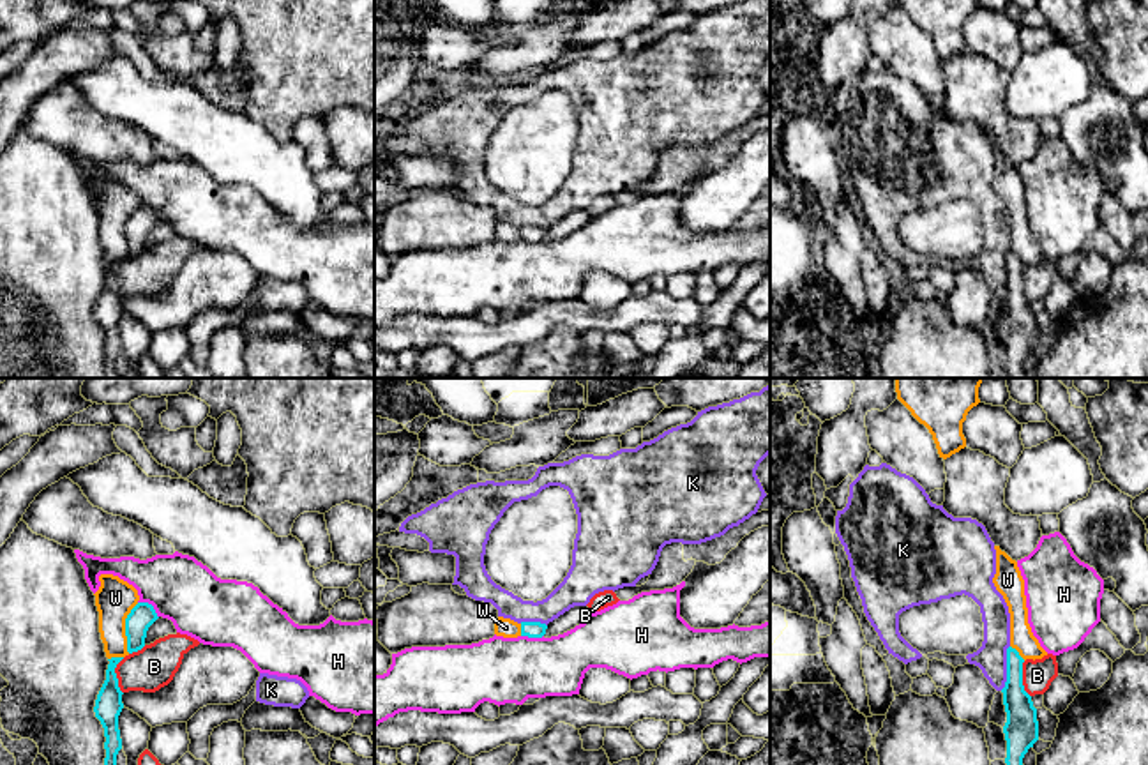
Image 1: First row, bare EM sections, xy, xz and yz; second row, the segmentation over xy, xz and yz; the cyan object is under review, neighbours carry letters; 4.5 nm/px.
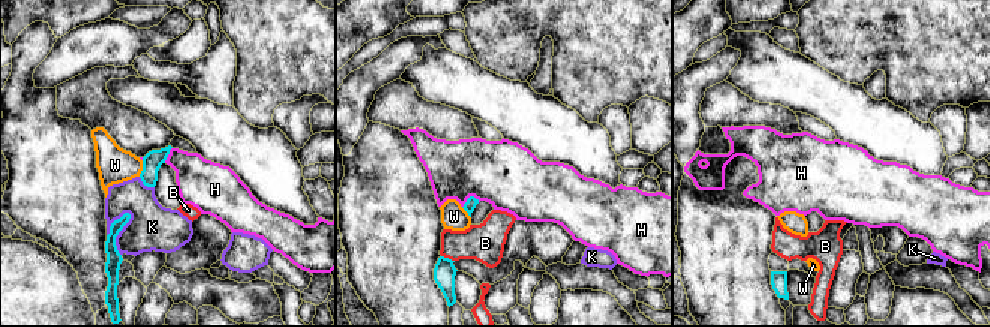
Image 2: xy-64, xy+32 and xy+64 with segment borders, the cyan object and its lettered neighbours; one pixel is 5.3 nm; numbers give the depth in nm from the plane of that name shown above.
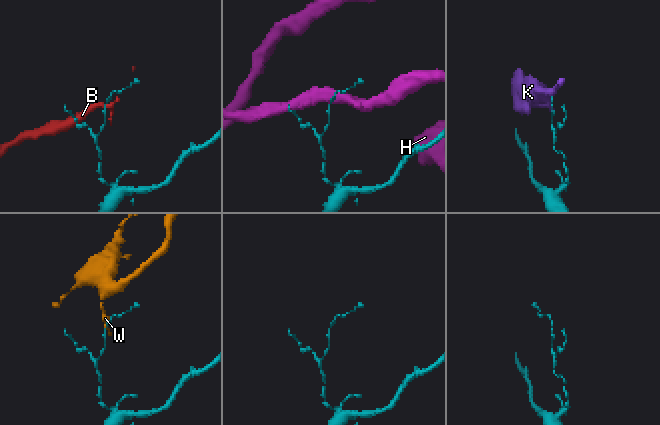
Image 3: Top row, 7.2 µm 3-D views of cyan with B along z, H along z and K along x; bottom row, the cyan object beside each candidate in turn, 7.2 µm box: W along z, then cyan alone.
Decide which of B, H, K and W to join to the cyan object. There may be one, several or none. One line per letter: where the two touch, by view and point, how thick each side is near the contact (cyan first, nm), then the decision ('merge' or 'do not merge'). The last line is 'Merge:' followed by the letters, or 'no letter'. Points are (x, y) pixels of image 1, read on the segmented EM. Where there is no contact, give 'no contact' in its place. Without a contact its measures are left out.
B: meets cyan in xy at (115, 675); 130 nm thick on the cyan side, 200 nm on the other; do not merge
H: meets cyan in xy at (151, 605); 110 nm thick on the cyan side, 300 nm on the other; do not merge
K: meets cyan in yz at (1007, 668); 140 nm thick on the cyan side, 140 nm on the other; do not merge
W: meets cyan in xy at (126, 628); 110 nm thick on the cyan side, 180 nm on the other; do not merge
Merge: no letter

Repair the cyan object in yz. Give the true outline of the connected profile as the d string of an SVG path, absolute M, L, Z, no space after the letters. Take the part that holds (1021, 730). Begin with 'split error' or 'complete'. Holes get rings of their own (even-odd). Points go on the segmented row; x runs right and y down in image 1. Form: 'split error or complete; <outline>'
complete; M1012 647L1007 648L1007 682L1001 689L1007 723L1003 726L1007 740L1007 765L1023 765L1023 758L1038 740L1037 708L1023 685L1024 659Z

